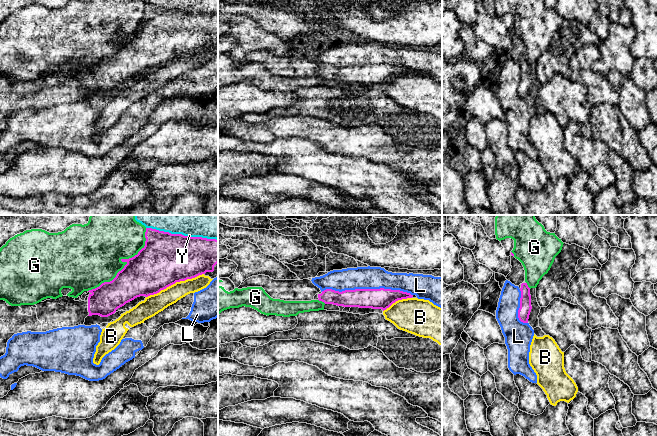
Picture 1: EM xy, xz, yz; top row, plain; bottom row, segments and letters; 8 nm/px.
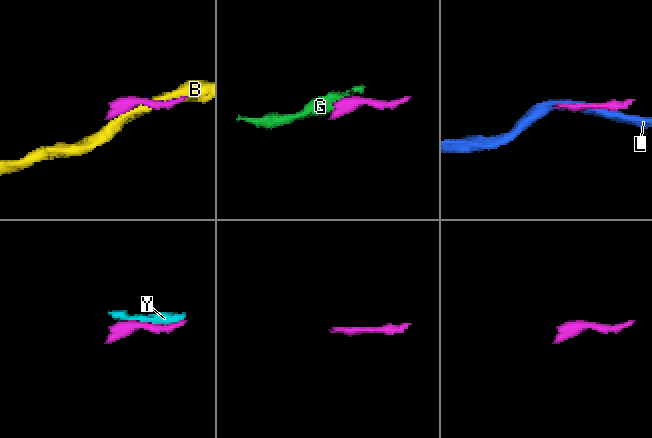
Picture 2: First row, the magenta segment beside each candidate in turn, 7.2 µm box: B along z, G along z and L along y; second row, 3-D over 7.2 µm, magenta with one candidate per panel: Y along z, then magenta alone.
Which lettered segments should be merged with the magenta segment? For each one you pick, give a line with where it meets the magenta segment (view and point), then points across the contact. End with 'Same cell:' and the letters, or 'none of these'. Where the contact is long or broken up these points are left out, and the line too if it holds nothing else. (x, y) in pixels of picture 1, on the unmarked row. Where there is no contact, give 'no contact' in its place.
Same cell: none of these

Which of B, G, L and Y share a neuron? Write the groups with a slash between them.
B / G / L / Y

